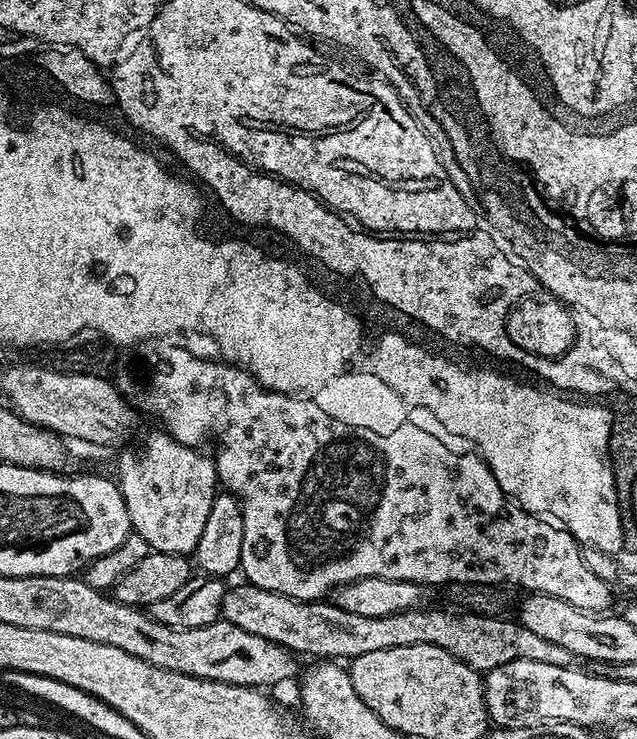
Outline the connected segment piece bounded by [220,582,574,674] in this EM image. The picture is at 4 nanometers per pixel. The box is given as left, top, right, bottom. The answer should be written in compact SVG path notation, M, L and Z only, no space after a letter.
M247 582L239 583L225 591L220 607L221 617L234 626L242 626L242 630L250 630L250 634L258 634L258 638L281 644L301 657L348 662L362 654L370 654L370 650L429 644L454 654L454 658L466 662L466 666L481 674L487 674L498 666L506 666L506 662L519 660L550 662L550 666L563 668L569 667L574 660L566 646L546 642L546 638L526 630L526 626L516 618L508 620L504 616L479 616L463 610L442 612L427 606L387 615L386 618L362 618L362 614L350 614L334 602L295 600Z

